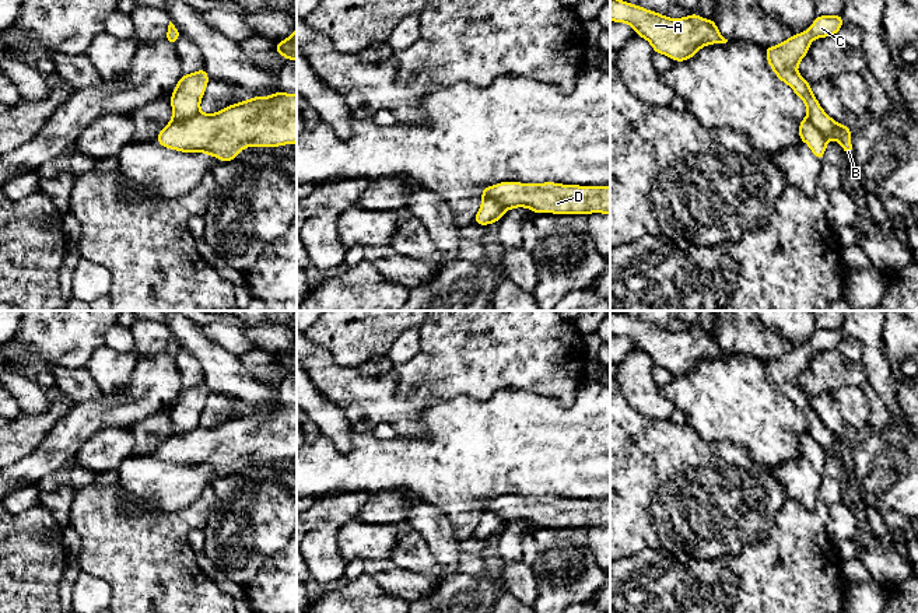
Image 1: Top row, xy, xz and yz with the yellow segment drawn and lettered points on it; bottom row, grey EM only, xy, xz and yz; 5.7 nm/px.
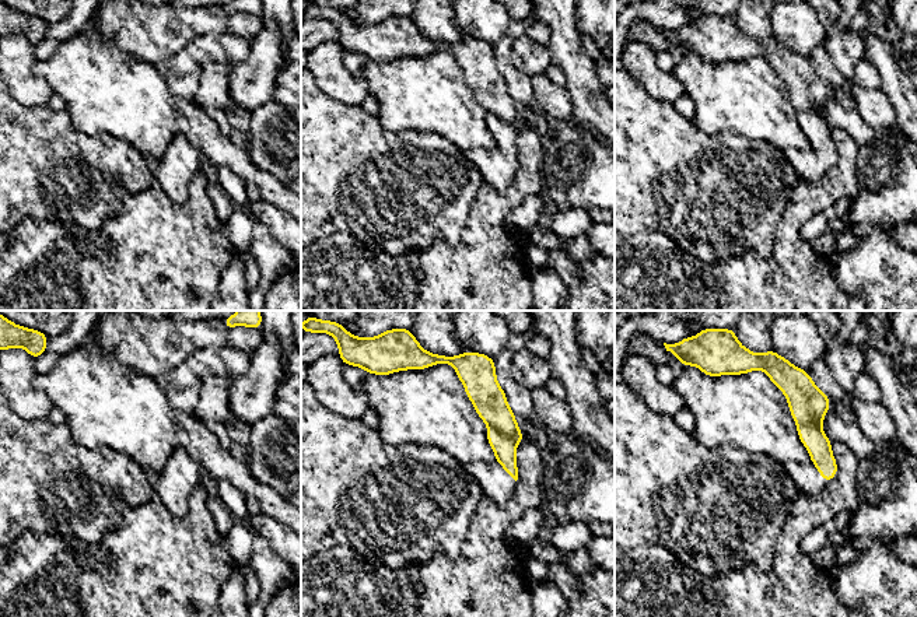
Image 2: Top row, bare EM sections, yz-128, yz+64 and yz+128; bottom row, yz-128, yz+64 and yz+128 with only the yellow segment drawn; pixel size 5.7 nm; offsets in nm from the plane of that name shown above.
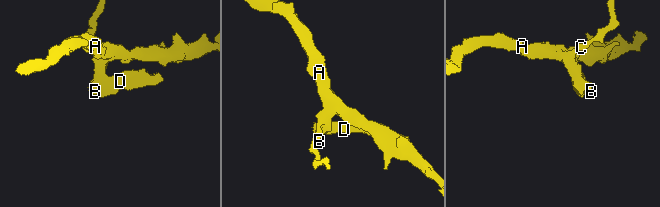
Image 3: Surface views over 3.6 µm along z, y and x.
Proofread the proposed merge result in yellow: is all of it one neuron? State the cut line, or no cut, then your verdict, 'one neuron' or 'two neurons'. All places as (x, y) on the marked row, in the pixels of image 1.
cut xy (199, 111), (192, 116), (171, 122); two neurons

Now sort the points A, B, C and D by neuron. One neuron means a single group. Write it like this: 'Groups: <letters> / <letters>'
Groups: A B C / D

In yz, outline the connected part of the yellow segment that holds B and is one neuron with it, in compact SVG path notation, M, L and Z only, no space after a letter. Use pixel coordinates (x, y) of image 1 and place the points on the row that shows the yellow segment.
M817 15L812 27L796 34L777 46L764 48L768 66L775 76L788 84L805 102L809 120L826 136L827 140L837 140L845 155L854 154L851 144L851 126L842 126L830 118L812 92L812 85L796 71L796 67L809 52L809 45L816 38L837 35L844 25L842 15Z

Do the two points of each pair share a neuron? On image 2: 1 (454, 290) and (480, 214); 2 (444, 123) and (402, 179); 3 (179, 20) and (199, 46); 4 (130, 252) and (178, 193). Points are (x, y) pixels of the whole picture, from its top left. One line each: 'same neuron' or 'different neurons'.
1: same neuron
2: different neurons
3: different neurons
4: different neurons

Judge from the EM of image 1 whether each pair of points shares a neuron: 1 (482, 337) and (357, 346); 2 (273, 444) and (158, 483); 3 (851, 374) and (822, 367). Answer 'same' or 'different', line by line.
1: different
2: same
3: same

